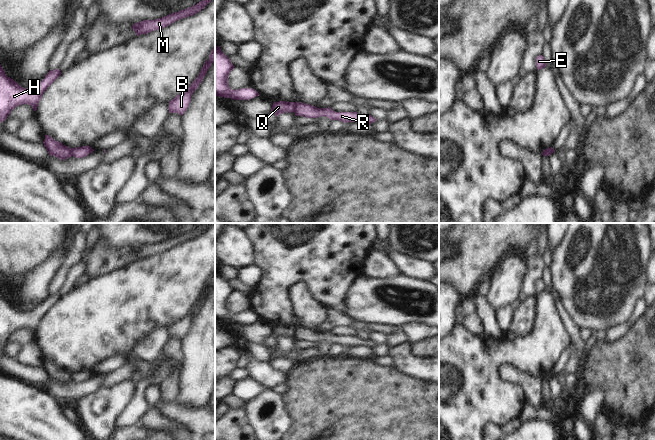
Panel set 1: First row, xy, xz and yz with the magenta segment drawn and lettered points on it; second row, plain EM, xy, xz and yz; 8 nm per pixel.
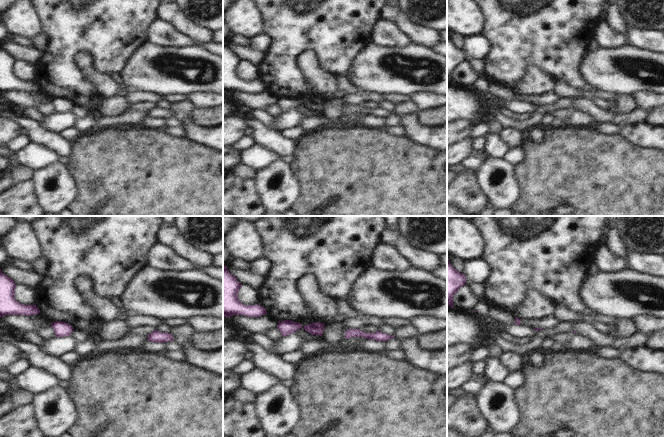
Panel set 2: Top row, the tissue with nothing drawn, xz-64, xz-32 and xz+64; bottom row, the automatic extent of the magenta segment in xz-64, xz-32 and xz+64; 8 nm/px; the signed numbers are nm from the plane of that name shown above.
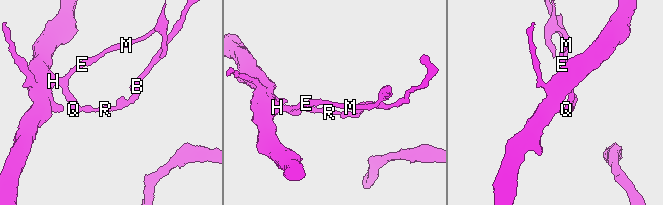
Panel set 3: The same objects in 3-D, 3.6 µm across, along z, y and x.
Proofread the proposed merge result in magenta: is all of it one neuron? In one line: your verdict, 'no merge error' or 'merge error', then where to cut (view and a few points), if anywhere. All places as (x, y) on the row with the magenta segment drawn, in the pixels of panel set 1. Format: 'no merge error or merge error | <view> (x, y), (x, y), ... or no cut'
merge error | xz (295, 103), (292, 111)

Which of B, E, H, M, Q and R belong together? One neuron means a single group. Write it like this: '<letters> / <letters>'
B R / E H M Q

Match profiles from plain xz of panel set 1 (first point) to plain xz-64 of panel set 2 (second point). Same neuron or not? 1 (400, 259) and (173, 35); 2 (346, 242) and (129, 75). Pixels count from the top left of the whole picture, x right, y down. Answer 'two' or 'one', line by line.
1: two
2: two

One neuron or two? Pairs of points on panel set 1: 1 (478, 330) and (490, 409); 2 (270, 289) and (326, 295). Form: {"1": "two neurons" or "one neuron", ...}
{"1": "two neurons", "2": "one neuron"}

